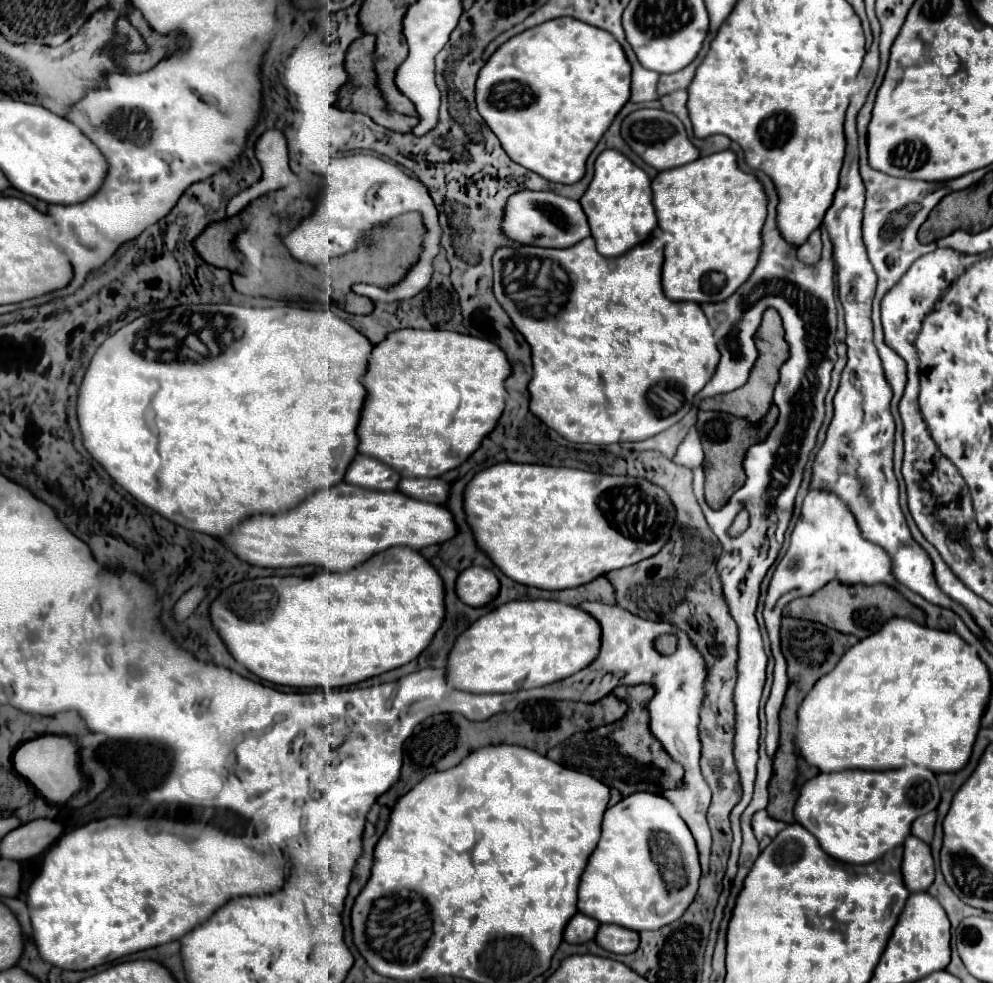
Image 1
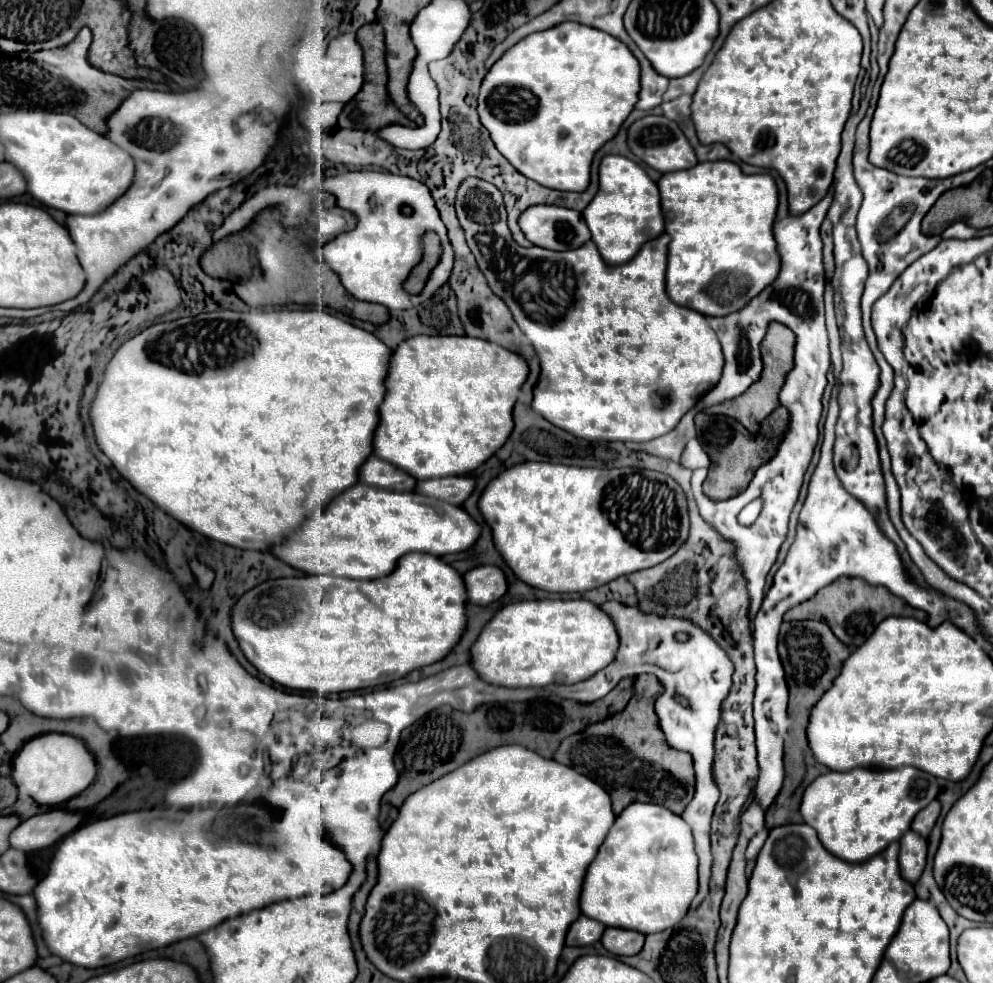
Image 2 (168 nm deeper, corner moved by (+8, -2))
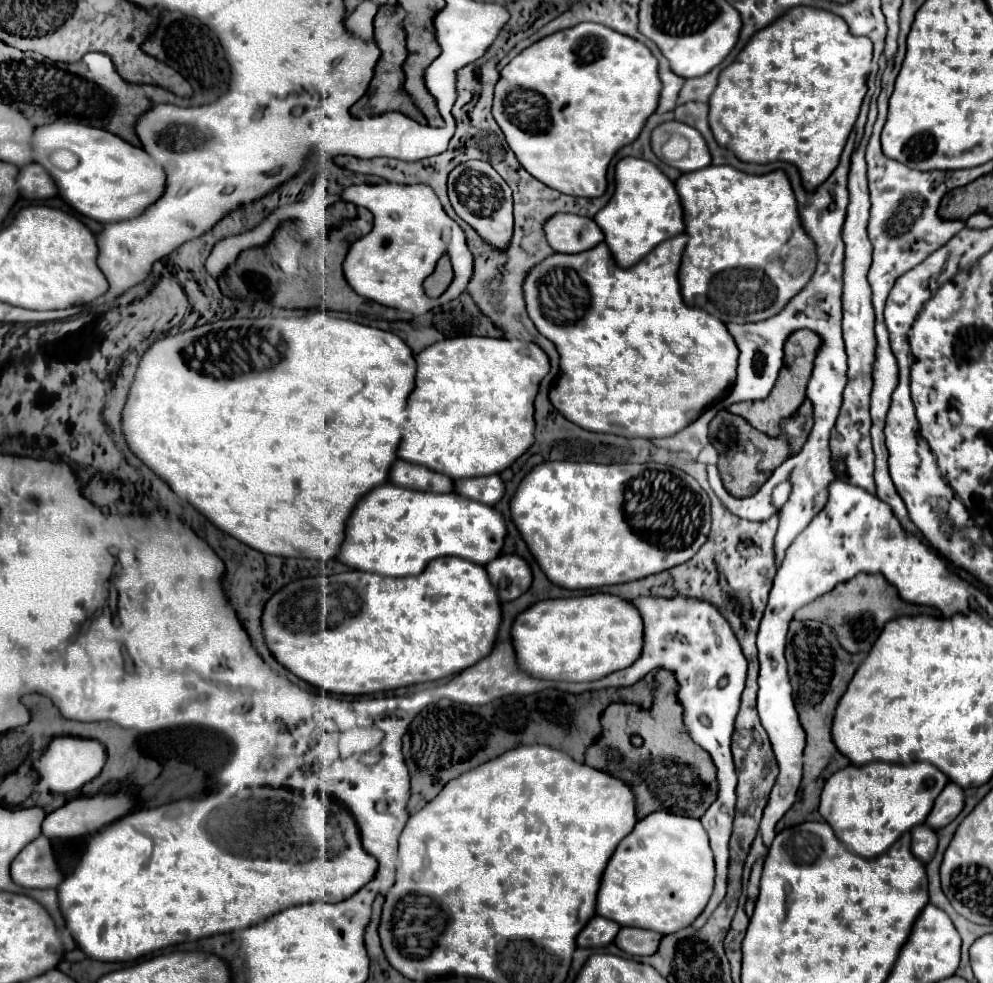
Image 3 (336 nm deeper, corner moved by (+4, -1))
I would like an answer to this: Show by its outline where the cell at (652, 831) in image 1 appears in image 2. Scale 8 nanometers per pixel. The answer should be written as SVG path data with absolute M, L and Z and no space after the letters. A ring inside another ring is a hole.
M634 802L616 818L604 844L600 846L598 856L590 864L580 896L580 908L584 916L604 922L604 926L654 934L672 928L674 924L680 922L680 918L684 918L692 898L696 896L696 890L698 890L698 858L690 826L680 816L668 812L660 804Z

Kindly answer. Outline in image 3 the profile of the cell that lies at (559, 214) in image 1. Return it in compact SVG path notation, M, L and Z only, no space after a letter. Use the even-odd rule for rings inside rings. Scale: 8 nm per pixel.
M556 213L544 223L544 233L548 245L558 253L580 253L598 245L604 235L600 227L590 217L572 215L572 213Z

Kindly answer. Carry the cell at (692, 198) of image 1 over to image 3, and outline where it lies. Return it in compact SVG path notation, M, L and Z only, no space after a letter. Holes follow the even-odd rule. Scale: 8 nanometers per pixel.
M708 165L700 171L692 171L692 173L684 173L676 179L674 183L678 195L680 195L680 203L684 209L684 225L686 225L686 235L688 235L688 245L682 253L682 263L680 263L680 293L684 297L684 303L690 307L698 307L704 309L706 313L718 317L720 321L728 323L754 323L754 321L762 321L768 319L772 315L776 315L788 301L790 297L794 297L810 279L812 271L814 271L814 263L816 263L816 253L814 253L814 243L810 241L810 237L804 233L800 221L798 221L798 211L796 211L796 199L790 187L790 181L786 177L784 171L776 169L772 173L766 175L752 175L752 173L744 173L738 171L730 165Z

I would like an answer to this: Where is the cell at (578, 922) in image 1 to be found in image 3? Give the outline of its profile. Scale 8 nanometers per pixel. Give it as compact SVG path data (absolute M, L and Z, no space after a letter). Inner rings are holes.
M594 915L580 931L576 941L578 941L578 947L604 947L614 941L618 931L620 931L620 925L616 925L606 917Z

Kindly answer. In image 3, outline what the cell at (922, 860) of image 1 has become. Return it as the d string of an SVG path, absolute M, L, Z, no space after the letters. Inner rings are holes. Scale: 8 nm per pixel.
M918 825L912 829L912 855L916 855L922 863L930 863L936 853L936 833L926 825Z

